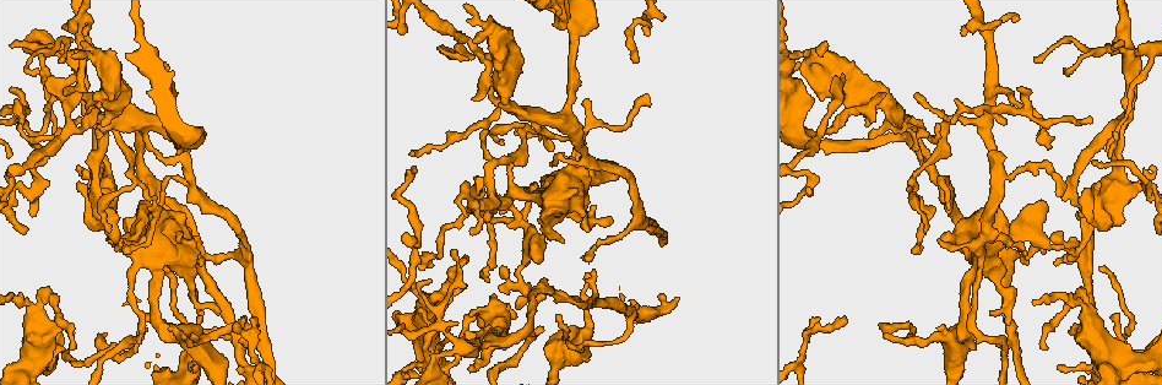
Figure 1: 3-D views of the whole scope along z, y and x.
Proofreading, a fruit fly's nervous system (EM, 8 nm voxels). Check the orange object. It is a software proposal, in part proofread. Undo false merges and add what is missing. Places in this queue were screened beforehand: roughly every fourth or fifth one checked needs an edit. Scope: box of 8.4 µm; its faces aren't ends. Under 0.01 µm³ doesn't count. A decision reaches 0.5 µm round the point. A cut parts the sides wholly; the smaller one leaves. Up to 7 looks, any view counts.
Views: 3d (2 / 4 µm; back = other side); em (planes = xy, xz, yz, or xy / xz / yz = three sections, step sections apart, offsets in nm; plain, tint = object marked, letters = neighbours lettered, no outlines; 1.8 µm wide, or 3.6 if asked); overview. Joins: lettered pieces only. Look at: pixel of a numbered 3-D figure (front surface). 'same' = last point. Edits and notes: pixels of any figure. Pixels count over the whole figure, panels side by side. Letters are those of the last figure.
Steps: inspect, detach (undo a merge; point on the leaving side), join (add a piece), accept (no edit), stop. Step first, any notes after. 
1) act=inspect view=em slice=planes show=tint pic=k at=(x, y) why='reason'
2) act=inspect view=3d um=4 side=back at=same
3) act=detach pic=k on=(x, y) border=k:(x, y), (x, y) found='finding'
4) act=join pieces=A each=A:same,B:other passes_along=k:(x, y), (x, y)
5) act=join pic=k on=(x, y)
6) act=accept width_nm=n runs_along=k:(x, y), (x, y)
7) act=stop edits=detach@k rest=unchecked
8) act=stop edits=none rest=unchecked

act=inspect view=em slice=planes show=tint pic=1 at=(1042, 126) why='three arms meet'

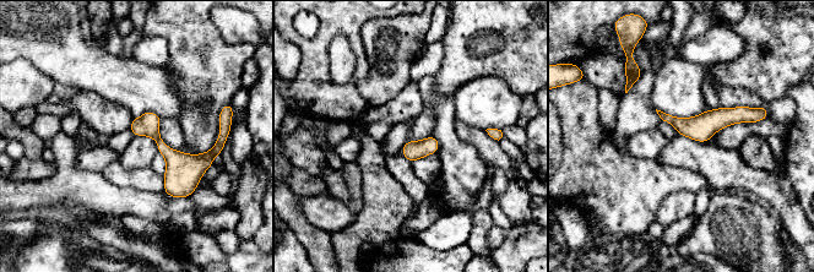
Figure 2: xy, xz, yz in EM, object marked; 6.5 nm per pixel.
act=inspect view=em slice=planes show=letters at=same

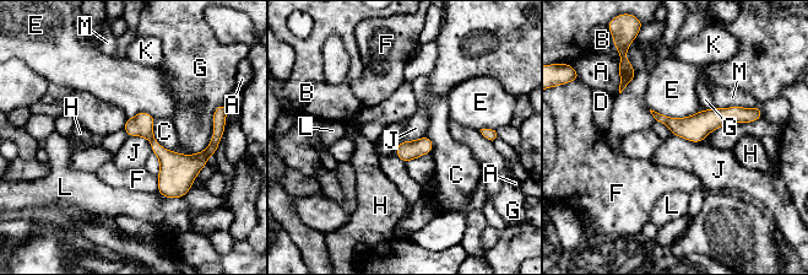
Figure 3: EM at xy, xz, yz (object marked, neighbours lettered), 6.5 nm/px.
act=accept each=A:other,B:other,C:other,D:other,E:other,F:other,G:other,H:other,J:other,K:other,L:other,M:other runs_along=3:(748, 112), (701, 124), (659, 117) found='all the same neuron'

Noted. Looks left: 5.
act=inspect view=em slice=xz step=16 show=plain pic=1 at=(77, 89) why='a fork'

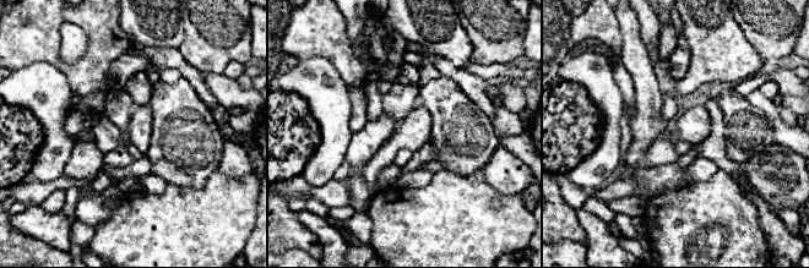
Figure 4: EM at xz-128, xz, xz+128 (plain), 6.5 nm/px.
act=inspect view=em slice=xz step=16 show=letters at=same

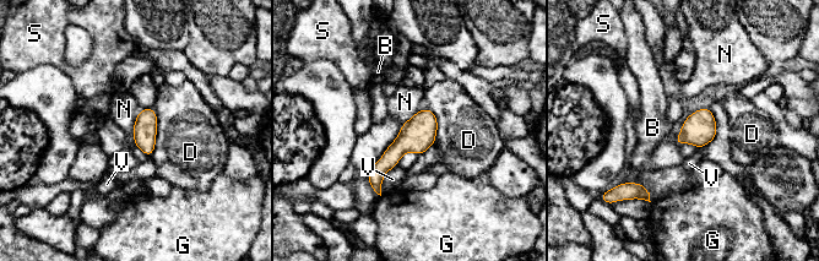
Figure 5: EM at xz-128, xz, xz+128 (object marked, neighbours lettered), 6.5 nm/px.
act=accept width_nm=160 longest_contact=D:320nm each=B:other,D:other,G:other,N:other,S:other,V:other found='one neuron here'

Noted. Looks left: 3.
act=inspect view=3d um=4 pic=1 at=(882, 323) why='branch stops here'

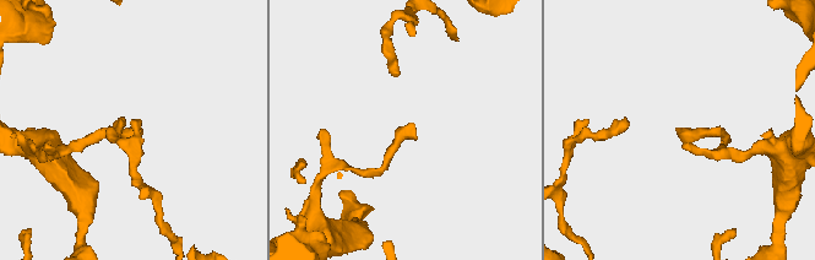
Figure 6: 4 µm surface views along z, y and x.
act=inspect view=em slice=planes show=letters pic=6 at=(142, 129)

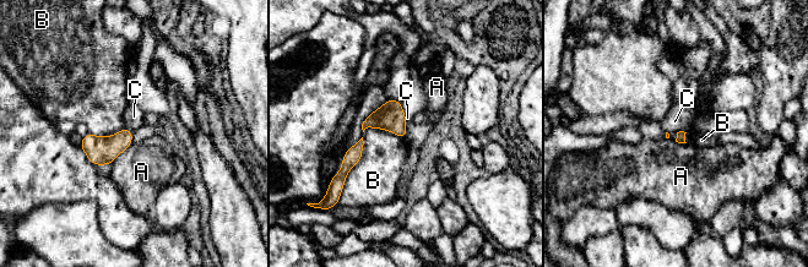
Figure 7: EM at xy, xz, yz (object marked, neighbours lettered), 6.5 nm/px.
act=accept width_nm=70 each=A:other,B:other,C:other border=7:(686, 131), (677, 132) found='none of them fits'

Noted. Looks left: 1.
act=stop edits=none rest=unchecked

